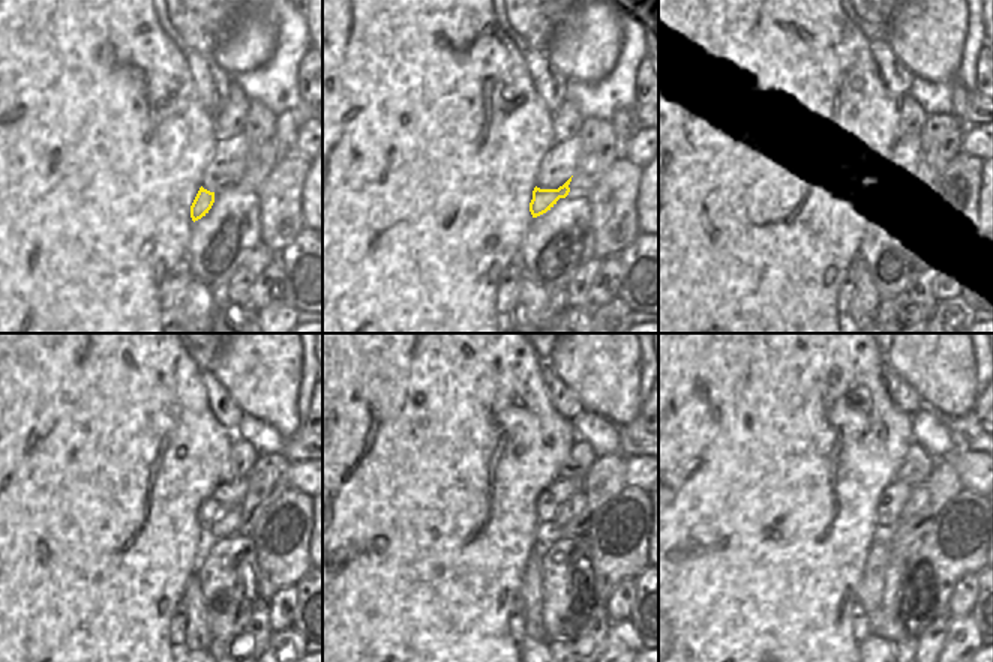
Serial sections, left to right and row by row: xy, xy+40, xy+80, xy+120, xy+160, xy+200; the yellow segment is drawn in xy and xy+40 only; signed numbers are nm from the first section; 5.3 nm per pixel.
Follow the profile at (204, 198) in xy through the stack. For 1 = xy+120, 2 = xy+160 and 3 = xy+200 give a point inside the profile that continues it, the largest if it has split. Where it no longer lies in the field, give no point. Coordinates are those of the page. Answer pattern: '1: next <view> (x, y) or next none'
1: next xy+120 (227, 524)
2: next xy+160 (566, 520)
3: next xy+200 (918, 496)

